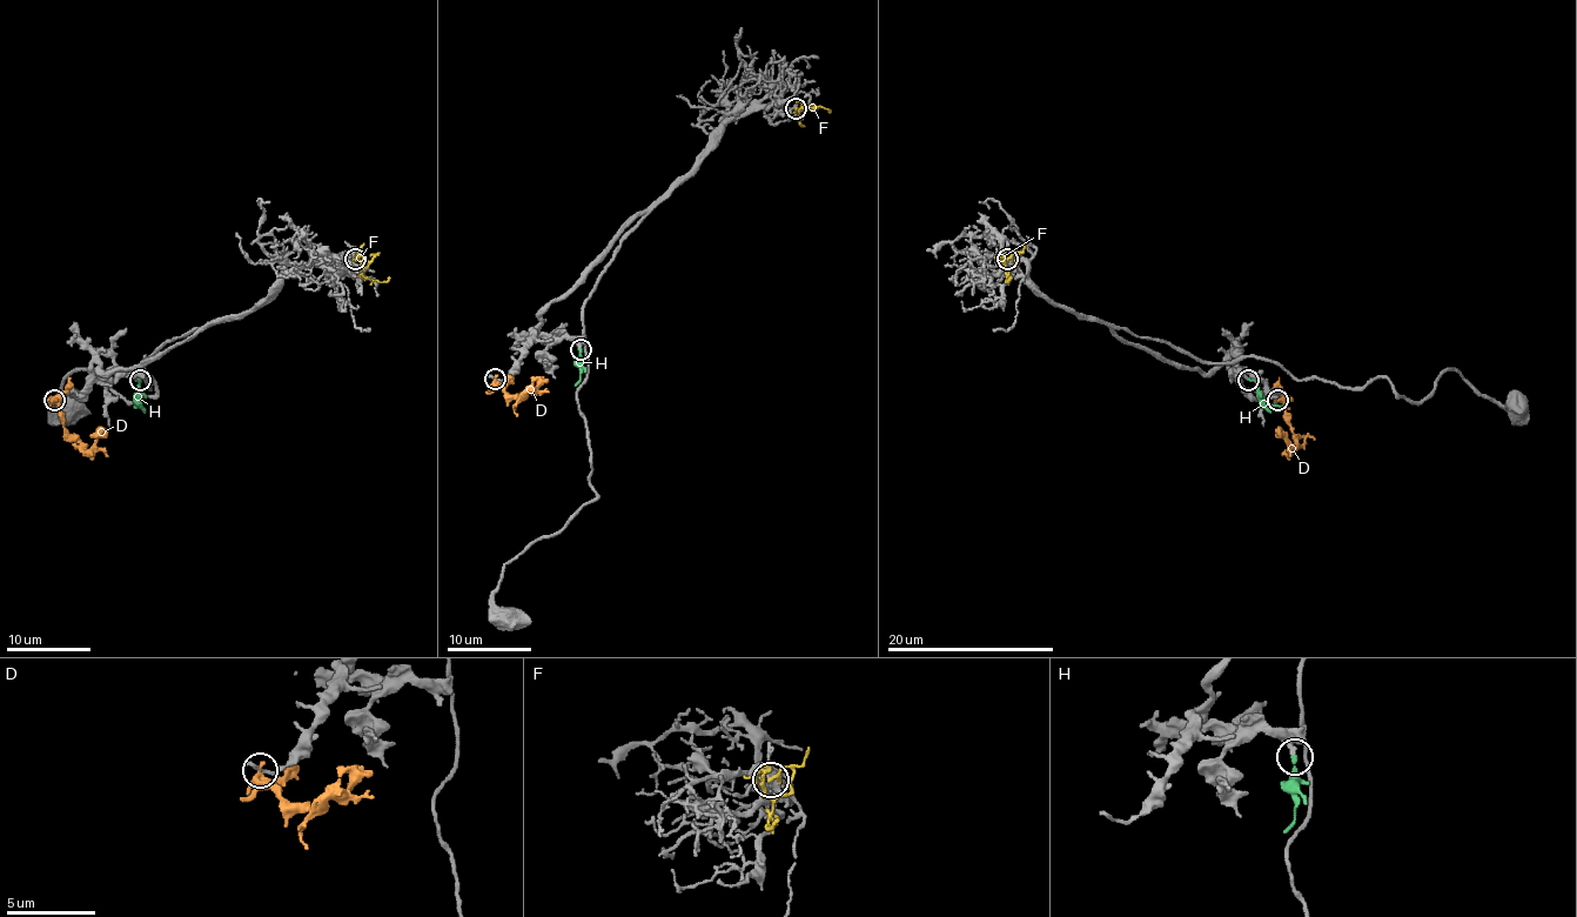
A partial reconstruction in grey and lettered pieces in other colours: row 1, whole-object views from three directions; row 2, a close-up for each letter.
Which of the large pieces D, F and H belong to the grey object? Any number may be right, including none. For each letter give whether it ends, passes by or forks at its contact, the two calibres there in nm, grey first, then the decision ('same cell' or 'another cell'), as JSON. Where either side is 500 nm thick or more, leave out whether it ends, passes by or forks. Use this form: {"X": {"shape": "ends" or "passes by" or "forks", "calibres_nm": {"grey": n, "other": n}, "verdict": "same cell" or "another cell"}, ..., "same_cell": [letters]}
{"D": {"shape": "forks", "calibres_nm": {"grey": 260, "other": 320}, "verdict": "another cell"}, "F": {"shape": "ends", "calibres_nm": {"grey": 120, "other": 180}, "verdict": "another cell"}, "H": {"shape": "ends", "calibres_nm": {"grey": 180, "other": 200}, "verdict": "same cell"}, "same_cell": ["H"]}

